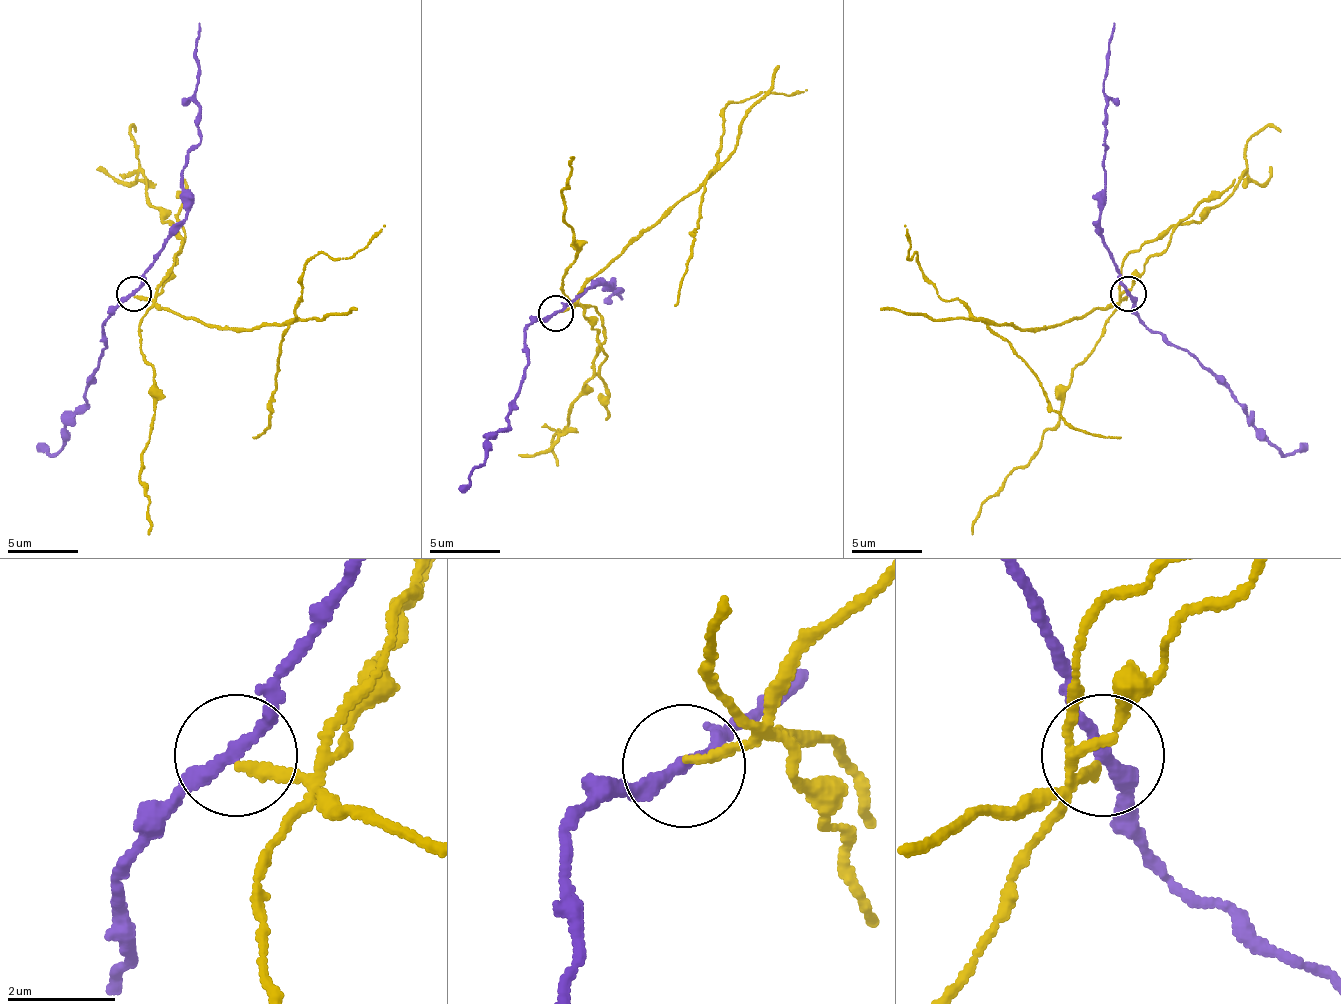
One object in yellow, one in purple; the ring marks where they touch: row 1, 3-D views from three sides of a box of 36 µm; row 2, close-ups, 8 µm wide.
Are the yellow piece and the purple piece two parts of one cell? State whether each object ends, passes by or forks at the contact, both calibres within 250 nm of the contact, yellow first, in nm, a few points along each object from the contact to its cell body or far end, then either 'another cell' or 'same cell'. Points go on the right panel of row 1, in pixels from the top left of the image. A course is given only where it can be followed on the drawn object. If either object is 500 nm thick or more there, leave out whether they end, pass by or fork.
yellow ends; purple passes by; calibres 180 and 240 nm; course yellow (1125, 296), (1062, 325), (1040, 328), (987, 325), (945, 300), (916, 261), (916, 254), (906, 257), (906, 225); course purple (1129, 293), (1104, 243), (1101, 215), (1104, 73), (1115, 23); another cell

